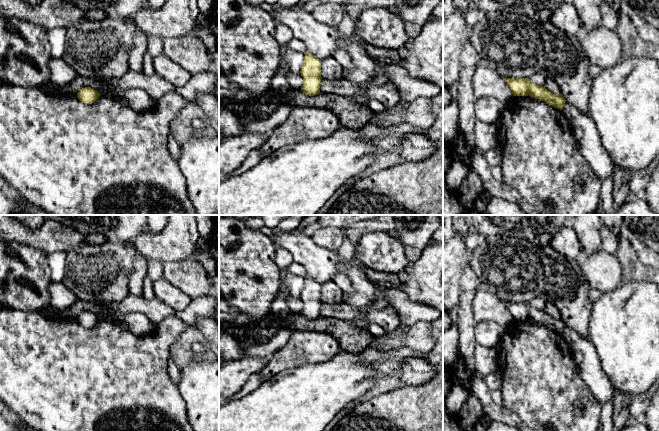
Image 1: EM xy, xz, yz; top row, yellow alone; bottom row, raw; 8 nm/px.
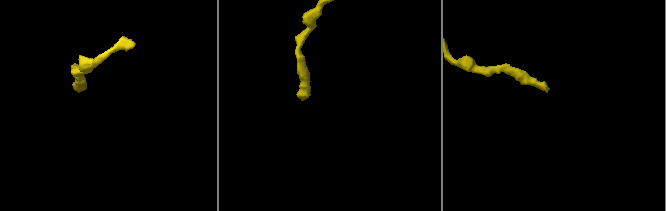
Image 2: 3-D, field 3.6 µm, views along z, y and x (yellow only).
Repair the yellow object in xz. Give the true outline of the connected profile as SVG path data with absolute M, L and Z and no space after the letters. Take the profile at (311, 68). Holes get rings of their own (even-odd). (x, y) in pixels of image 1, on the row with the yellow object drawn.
M306 51L300 74L303 77L301 91L306 95L314 96L320 93L321 60Z

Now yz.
M504 78L504 80L510 87L513 96L529 95L560 110L562 110L565 105L566 100L561 93L553 94L548 91L545 86L534 84L531 79Z

